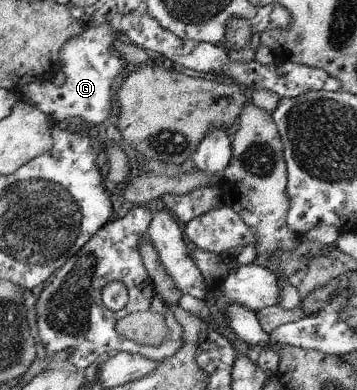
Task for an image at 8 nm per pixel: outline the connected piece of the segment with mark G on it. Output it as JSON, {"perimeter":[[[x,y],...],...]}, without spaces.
{"perimeter":[[[109,23],[101,27],[84,28],[79,35],[69,39],[59,51],[60,70],[65,75],[63,85],[51,81],[36,80],[23,90],[25,100],[37,106],[43,113],[49,114],[55,123],[71,117],[79,117],[84,122],[96,124],[117,113],[113,99],[113,81],[123,73],[126,61],[115,50],[118,40],[117,31]]]}

